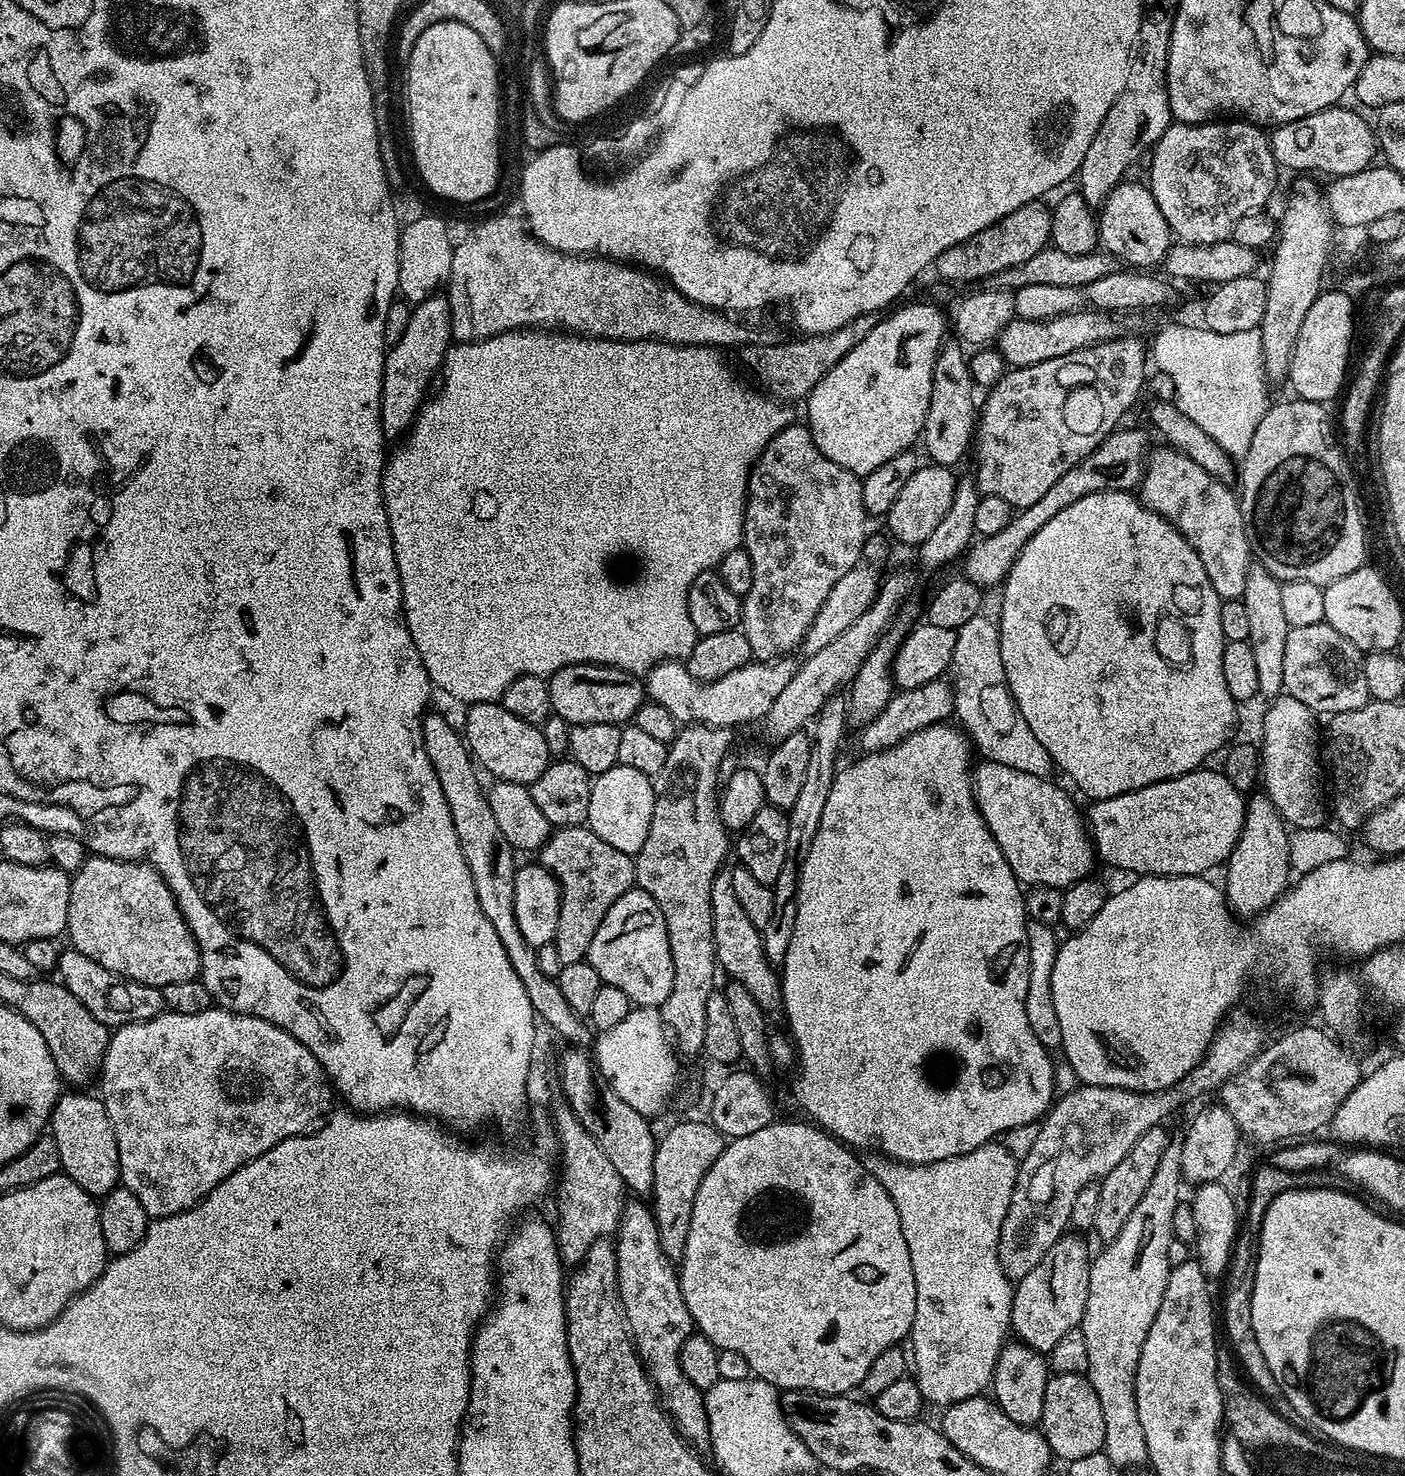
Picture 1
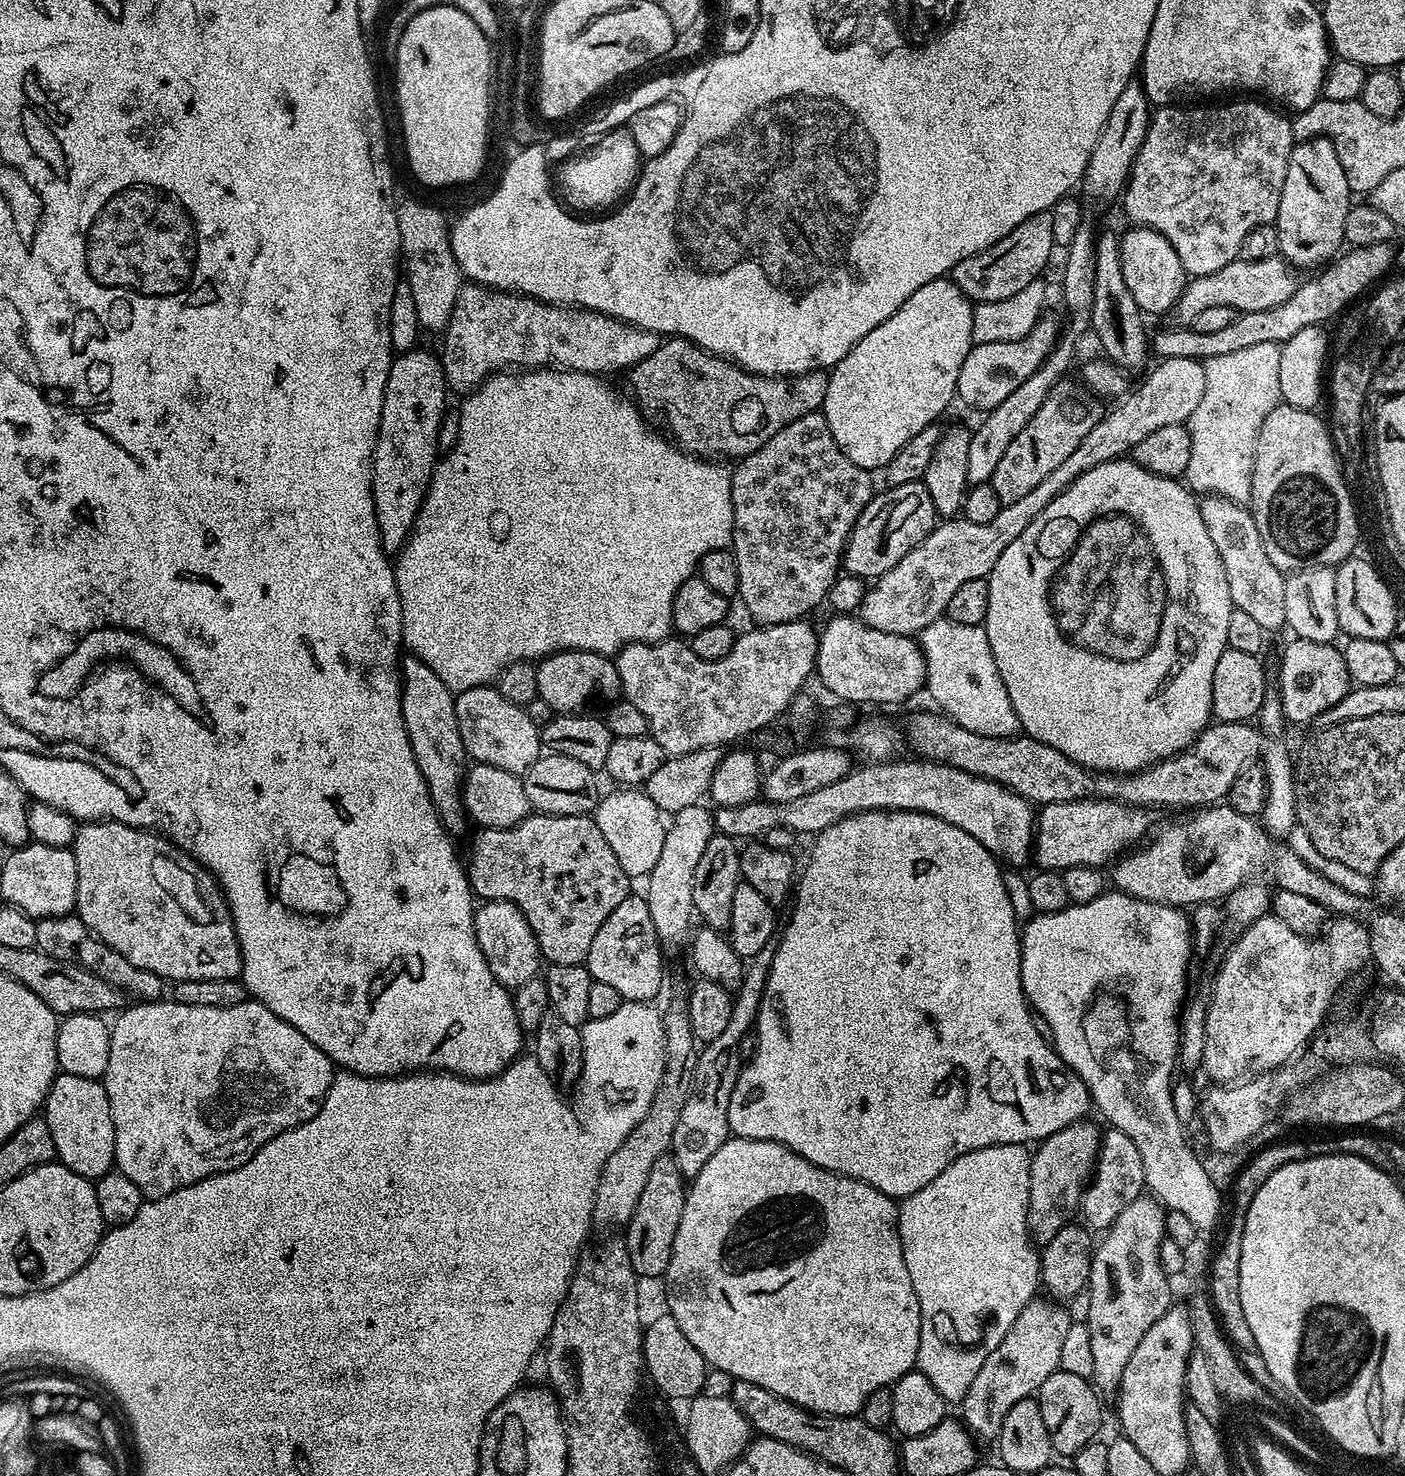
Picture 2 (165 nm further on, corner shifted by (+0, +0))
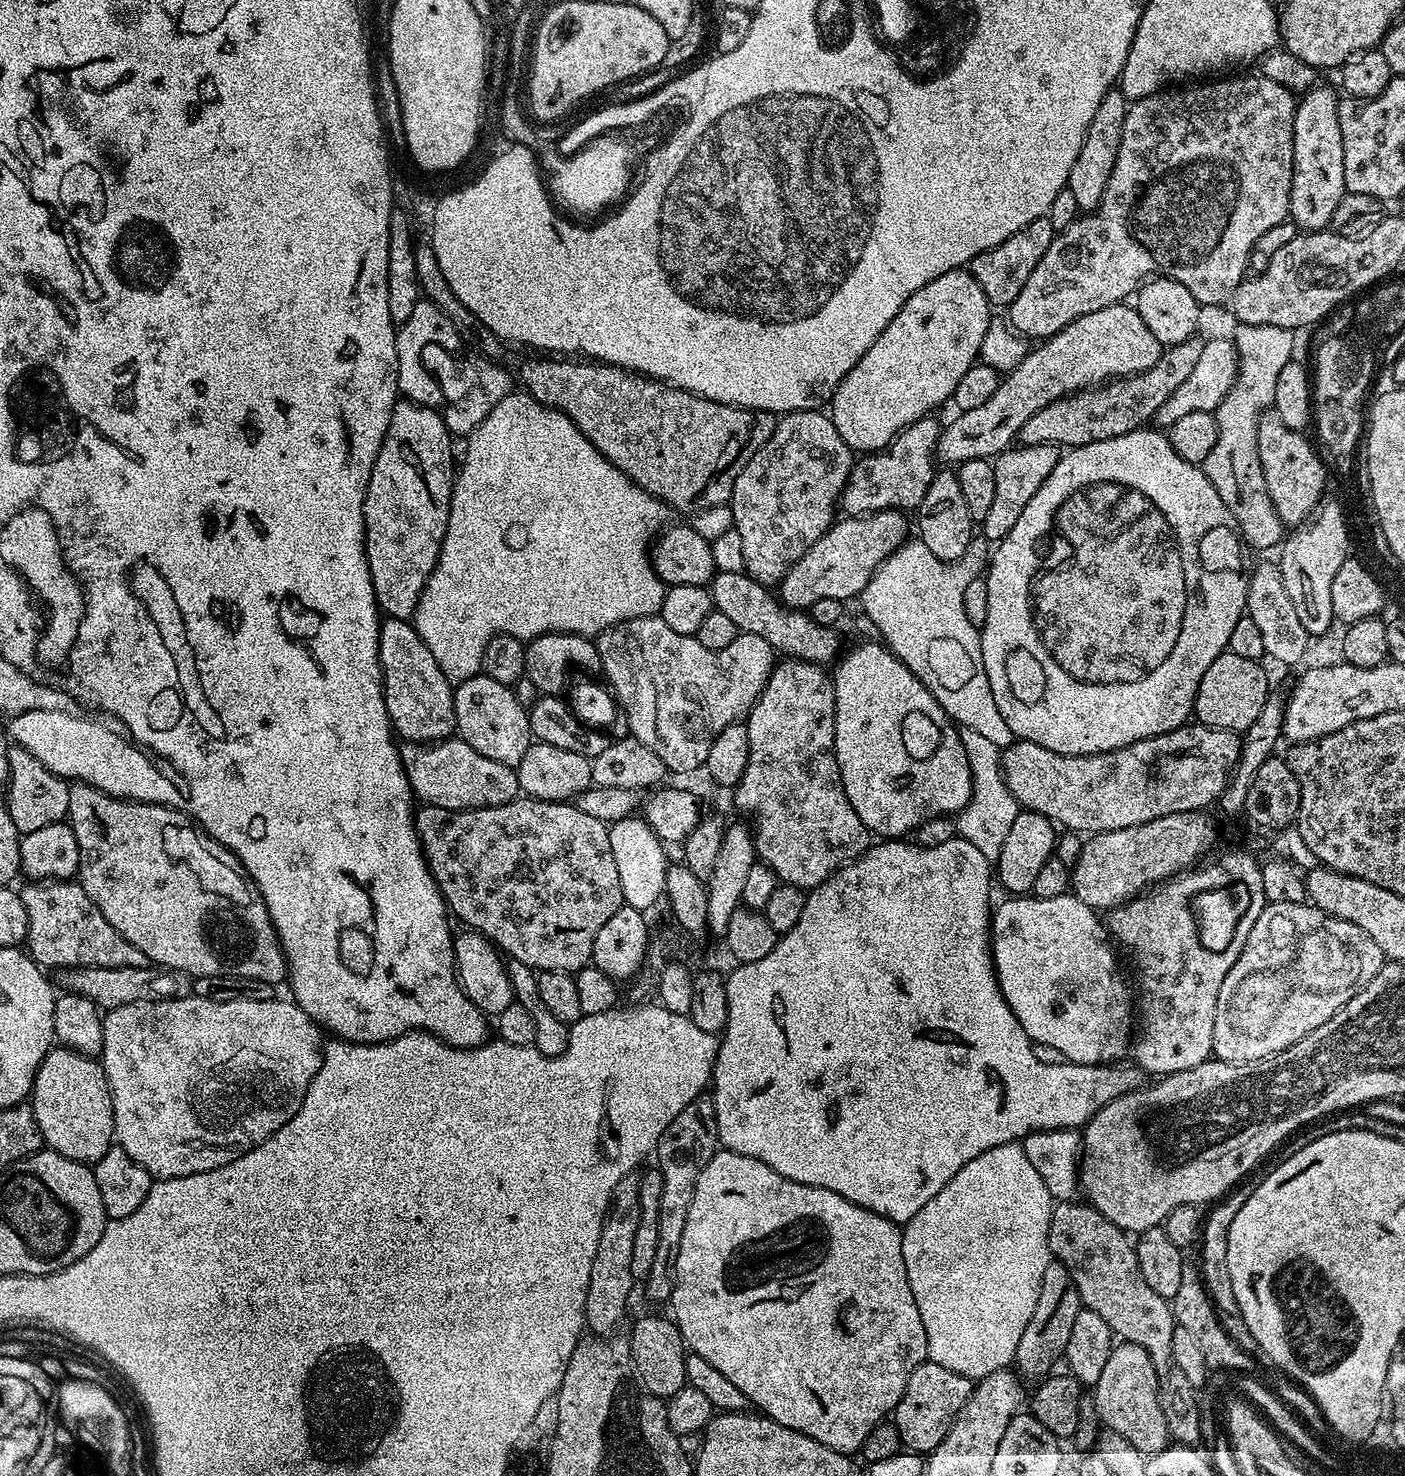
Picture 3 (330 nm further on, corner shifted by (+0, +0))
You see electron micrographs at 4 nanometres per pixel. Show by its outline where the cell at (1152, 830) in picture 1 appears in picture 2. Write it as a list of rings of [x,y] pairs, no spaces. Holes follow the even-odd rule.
[[[1089,798],[1043,805],[1034,820],[1034,860],[1037,860],[1040,868],[1057,870],[1070,866],[1104,868],[1119,860],[1129,850],[1135,849],[1149,835],[1148,827],[1152,820],[1148,816],[1151,816],[1149,809],[1137,808],[1135,804],[1124,804],[1121,800]]]

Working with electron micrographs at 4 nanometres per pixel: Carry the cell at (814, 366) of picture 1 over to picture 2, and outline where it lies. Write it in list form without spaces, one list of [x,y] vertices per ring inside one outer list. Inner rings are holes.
[[[680,336],[657,343],[654,354],[650,354],[650,358],[642,358],[642,362],[627,369],[627,376],[628,384],[632,387],[631,395],[640,411],[649,417],[664,412],[664,420],[672,431],[671,439],[685,452],[701,458],[743,458],[754,454],[754,450],[770,442],[770,438],[774,438],[782,426],[798,422],[798,418],[805,414],[821,411],[828,385],[828,372],[824,370],[797,376],[757,376],[745,372],[739,364],[715,356],[713,352],[698,347],[691,340],[683,340]]]

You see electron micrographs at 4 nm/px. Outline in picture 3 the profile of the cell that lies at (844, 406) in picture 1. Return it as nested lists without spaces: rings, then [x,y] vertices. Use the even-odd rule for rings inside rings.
[[[955,268],[946,274],[942,274],[942,278],[934,278],[934,282],[926,282],[926,286],[922,286],[922,290],[914,293],[906,302],[906,306],[902,306],[902,310],[898,310],[898,314],[894,314],[890,326],[886,326],[886,330],[882,330],[882,334],[878,334],[874,346],[870,346],[870,350],[866,350],[866,354],[862,354],[862,358],[850,370],[850,374],[846,374],[846,378],[842,378],[842,382],[836,388],[836,393],[832,395],[830,415],[838,434],[842,434],[842,442],[846,442],[846,446],[856,454],[877,452],[886,447],[906,426],[910,426],[914,421],[920,420],[924,416],[935,413],[937,411],[935,408],[939,404],[948,404],[953,399],[962,376],[970,370],[972,365],[977,363],[983,335],[986,334],[988,324],[994,319],[993,313],[988,313],[988,311],[990,311],[990,305],[986,294],[982,294],[982,286],[978,286],[978,282],[972,276],[971,271],[964,268]]]

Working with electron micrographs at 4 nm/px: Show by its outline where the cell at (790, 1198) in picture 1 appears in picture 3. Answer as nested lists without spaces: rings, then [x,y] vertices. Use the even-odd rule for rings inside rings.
[[[717,1150],[710,1162],[706,1162],[702,1174],[698,1174],[694,1202],[690,1202],[690,1214],[686,1214],[682,1246],[678,1246],[676,1281],[670,1307],[671,1319],[676,1321],[688,1352],[698,1354],[698,1358],[706,1358],[714,1370],[721,1372],[726,1382],[734,1382],[734,1386],[746,1394],[753,1409],[790,1430],[798,1430],[830,1446],[835,1452],[859,1453],[866,1438],[870,1438],[870,1430],[885,1423],[886,1418],[895,1413],[910,1374],[914,1374],[916,1367],[928,1360],[926,1326],[922,1326],[918,1302],[914,1302],[914,1294],[910,1294],[906,1262],[902,1262],[901,1225],[842,1198],[842,1194],[834,1190],[794,1182],[770,1170],[766,1162],[758,1162],[758,1158],[737,1152]]]

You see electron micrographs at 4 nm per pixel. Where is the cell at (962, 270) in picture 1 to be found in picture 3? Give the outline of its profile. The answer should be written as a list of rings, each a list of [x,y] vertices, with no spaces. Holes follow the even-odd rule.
[[[1043,216],[1030,222],[1030,226],[1018,230],[1018,234],[1010,234],[1006,242],[972,259],[970,271],[978,286],[982,286],[982,294],[986,294],[989,305],[1007,306],[1014,302],[1014,298],[1018,298],[1018,293],[1022,291],[1022,286],[1026,286],[1030,274],[1034,274],[1034,266],[1038,266],[1038,262],[1042,262],[1042,254],[1050,250],[1050,242],[1056,234],[1057,229],[1052,227],[1047,216]]]

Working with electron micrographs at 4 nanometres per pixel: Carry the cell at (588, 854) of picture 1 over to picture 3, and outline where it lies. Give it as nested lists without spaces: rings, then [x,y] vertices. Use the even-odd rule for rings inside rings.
[[[517,798],[506,802],[502,806],[490,806],[489,808],[464,808],[462,810],[446,810],[439,808],[433,804],[427,806],[420,806],[414,812],[416,818],[416,833],[420,835],[420,845],[424,848],[424,857],[428,859],[428,869],[432,871],[432,877],[436,880],[436,885],[440,887],[440,892],[444,896],[444,902],[448,906],[449,913],[453,917],[456,916],[460,920],[465,920],[467,927],[474,932],[481,932],[496,945],[497,949],[505,957],[522,962],[526,966],[530,966],[536,972],[545,972],[546,970],[558,970],[559,972],[571,972],[573,974],[580,971],[582,968],[589,967],[592,959],[592,951],[594,950],[594,938],[598,938],[598,930],[602,930],[602,926],[606,926],[606,921],[614,918],[614,914],[618,914],[620,908],[625,907],[624,895],[622,894],[622,882],[618,878],[618,865],[614,863],[614,850],[610,850],[610,834],[608,833],[609,825],[598,822],[598,818],[590,818],[586,814],[582,814],[582,810],[576,808],[575,803],[572,802],[557,802],[554,800],[533,800],[531,798]]]

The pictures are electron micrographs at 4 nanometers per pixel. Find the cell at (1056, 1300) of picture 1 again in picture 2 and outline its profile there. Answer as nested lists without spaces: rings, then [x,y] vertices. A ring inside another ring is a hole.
[[[1048,1298],[1031,1300],[1014,1320],[1014,1326],[1010,1326],[1006,1338],[998,1342],[994,1354],[982,1362],[982,1370],[978,1370],[974,1382],[970,1382],[970,1390],[962,1401],[962,1423],[973,1437],[995,1441],[1010,1408],[1017,1402],[1035,1397],[1042,1382],[1059,1369],[1062,1342],[1066,1339],[1066,1330],[1074,1322],[1063,1307],[1067,1308]]]

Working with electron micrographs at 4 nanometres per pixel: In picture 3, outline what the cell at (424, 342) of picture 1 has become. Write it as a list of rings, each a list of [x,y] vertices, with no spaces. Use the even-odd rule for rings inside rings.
[[[405,398],[397,399],[390,414],[388,437],[378,450],[364,499],[364,549],[376,604],[385,617],[411,621],[416,613],[418,598],[438,562],[450,518],[450,498],[454,483],[452,443],[454,440],[444,424],[443,415],[435,407],[416,404]]]

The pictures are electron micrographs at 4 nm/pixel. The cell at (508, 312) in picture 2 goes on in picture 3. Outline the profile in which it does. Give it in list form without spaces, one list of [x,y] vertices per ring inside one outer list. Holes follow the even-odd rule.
[[[429,346],[421,356],[426,370],[432,372],[440,384],[444,424],[453,437],[471,436],[472,431],[488,417],[490,410],[494,410],[494,406],[498,406],[498,402],[502,402],[502,398],[506,398],[514,390],[513,373],[509,369],[508,373],[500,362],[493,362],[488,358],[463,360],[462,355],[448,352],[441,346]]]

